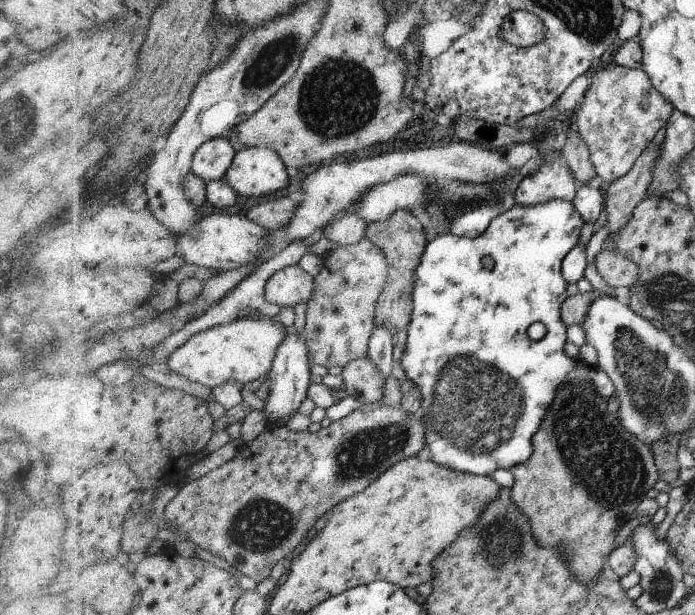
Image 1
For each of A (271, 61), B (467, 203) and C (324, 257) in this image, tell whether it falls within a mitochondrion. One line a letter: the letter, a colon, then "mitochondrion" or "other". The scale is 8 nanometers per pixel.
A: mitochondrion
B: mitochondrion
C: other

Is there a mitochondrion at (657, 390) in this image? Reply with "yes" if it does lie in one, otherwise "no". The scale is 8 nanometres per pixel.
yes

